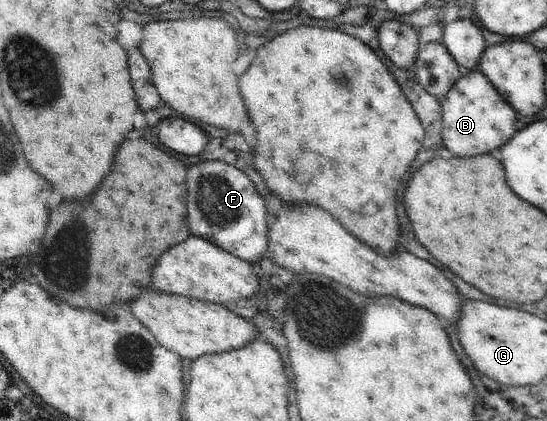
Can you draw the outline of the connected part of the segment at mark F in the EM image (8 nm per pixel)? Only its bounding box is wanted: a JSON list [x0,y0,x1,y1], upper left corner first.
[187,162,271,265]

